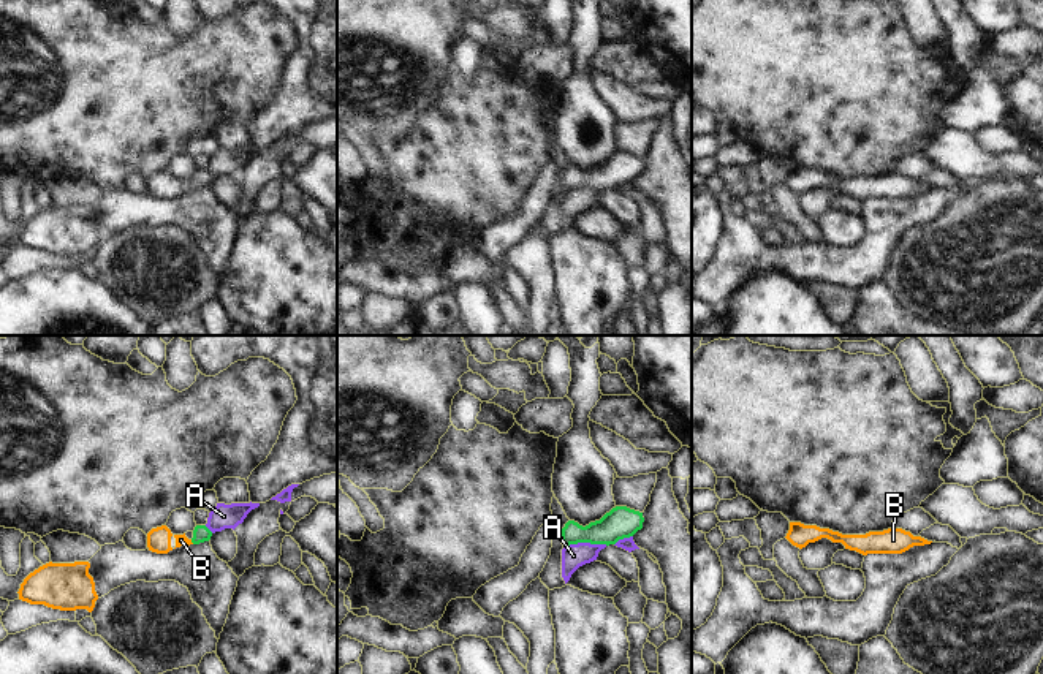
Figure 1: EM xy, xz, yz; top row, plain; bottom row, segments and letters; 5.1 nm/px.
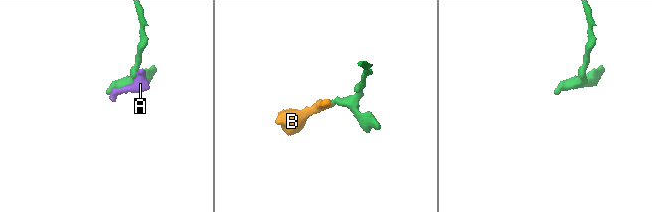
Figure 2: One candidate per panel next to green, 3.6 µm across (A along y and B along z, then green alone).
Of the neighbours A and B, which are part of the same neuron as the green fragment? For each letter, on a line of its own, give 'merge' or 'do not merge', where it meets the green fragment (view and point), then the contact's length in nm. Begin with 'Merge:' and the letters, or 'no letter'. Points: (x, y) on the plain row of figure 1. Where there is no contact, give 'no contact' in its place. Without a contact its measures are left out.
Merge: B
A: do not merge | xz (584, 187) | 220 nm
B: merge | xy (192, 187) | 30 nm

